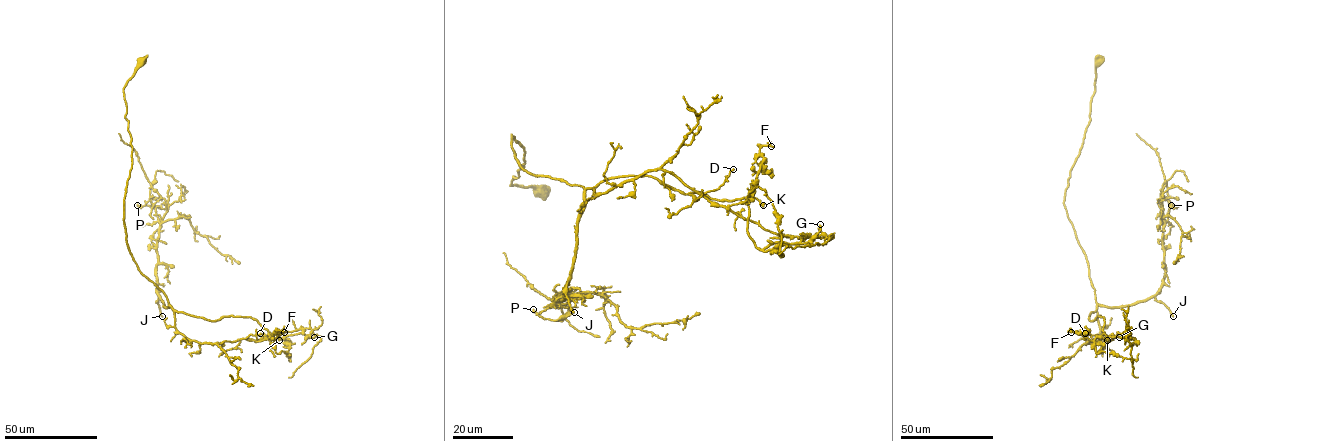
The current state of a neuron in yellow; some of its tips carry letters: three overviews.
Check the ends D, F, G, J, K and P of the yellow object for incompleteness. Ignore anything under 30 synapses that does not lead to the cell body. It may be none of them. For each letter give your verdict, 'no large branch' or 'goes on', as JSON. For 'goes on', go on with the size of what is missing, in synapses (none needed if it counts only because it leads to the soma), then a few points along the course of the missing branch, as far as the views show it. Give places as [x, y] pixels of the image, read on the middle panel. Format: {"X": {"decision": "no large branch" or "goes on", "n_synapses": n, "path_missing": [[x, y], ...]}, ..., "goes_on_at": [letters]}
{"D": {"decision": "no large branch"}, "F": {"decision": "no large branch"}, "G": {"decision": "no large branch"}, "J": {"decision": "goes on", "n_synapses": 35, "path_missing": [[574, 312], [578, 332], [565, 357]]}, "K": {"decision": "no large branch"}, "P": {"decision": "no large branch"}, "goes_on_at": ["J"]}

